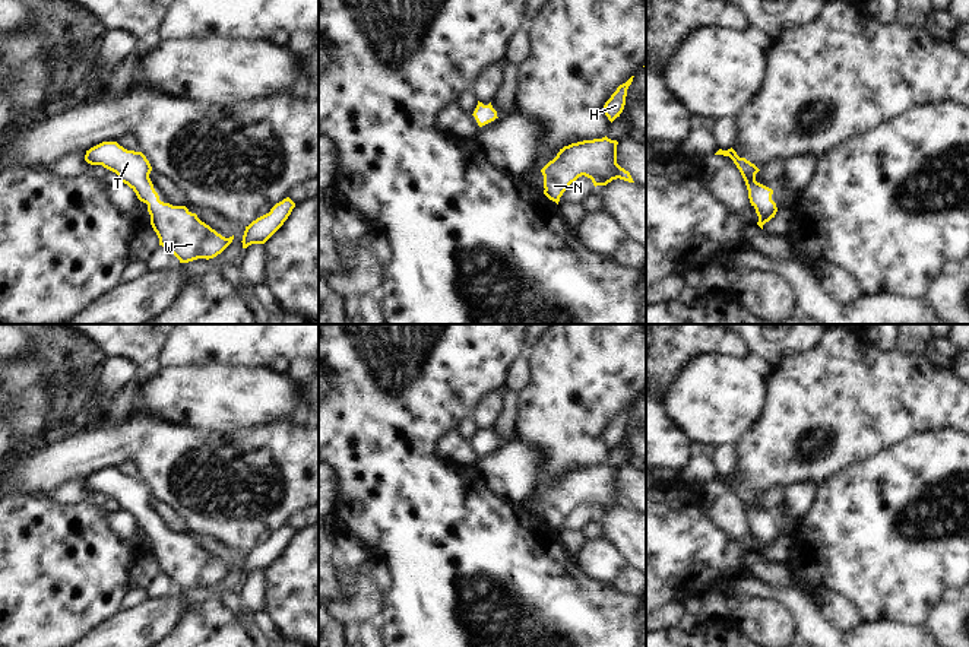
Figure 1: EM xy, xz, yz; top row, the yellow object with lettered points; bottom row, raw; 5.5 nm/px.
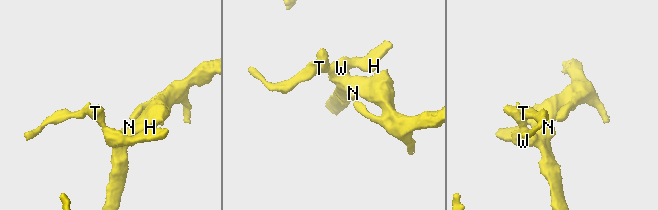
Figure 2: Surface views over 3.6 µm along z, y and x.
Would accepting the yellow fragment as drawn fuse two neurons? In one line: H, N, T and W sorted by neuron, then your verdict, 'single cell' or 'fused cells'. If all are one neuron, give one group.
groups H N T W; single cell

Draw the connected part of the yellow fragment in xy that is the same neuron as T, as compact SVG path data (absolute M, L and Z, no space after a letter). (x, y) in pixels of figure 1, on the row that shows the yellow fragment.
M102 142L86 150L85 161L115 172L148 204L159 245L168 248L180 263L213 259L232 242L234 235L222 237L186 206L161 202L149 178L152 166L142 152L127 150L117 142Z

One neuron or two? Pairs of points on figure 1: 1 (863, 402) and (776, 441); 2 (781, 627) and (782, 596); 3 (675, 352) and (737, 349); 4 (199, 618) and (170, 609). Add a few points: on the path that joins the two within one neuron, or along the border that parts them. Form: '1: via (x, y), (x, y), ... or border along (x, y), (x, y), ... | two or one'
1: via (841, 402), (798, 431) | one
2: border along (749, 599), (781, 602), (792, 614), (797, 631) | two
3: via (690, 343), (722, 343) | one
4: border along (189, 605), (170, 631) | two

